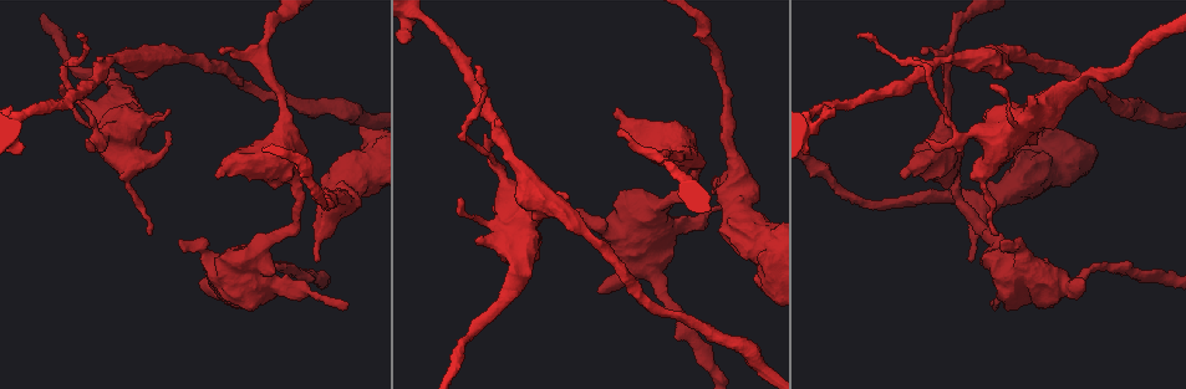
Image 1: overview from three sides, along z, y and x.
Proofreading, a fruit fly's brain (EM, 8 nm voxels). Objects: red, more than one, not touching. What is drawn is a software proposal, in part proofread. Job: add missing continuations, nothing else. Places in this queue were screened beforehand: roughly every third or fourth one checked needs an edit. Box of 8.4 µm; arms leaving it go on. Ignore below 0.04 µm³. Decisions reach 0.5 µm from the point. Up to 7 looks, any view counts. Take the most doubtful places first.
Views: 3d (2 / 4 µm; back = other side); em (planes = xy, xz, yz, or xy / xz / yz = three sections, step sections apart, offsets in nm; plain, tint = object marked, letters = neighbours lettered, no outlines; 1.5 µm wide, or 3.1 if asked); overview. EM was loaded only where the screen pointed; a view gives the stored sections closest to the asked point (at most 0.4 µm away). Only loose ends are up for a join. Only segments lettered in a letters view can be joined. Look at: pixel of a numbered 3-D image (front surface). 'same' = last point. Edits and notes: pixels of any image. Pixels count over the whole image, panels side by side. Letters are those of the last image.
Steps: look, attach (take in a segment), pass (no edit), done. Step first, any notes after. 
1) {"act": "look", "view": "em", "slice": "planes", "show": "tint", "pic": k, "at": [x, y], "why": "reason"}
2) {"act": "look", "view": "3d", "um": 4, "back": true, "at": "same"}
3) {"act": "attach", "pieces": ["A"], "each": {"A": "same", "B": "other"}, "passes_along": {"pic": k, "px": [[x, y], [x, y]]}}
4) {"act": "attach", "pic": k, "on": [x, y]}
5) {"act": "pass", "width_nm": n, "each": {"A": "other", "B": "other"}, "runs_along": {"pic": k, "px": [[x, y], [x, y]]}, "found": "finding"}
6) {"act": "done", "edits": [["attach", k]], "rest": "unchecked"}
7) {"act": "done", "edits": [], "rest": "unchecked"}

{"act": "look", "view": "3d", "um": 2, "pic": 1, "at": [89, 142], "why": "free end"}

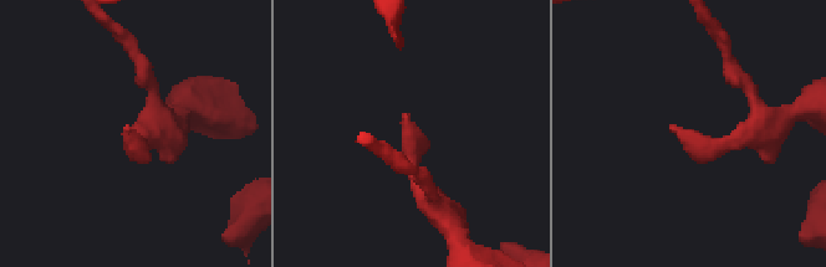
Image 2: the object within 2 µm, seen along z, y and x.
{"act": "look", "view": "em", "slice": "planes", "show": "tint", "pic": 2, "at": [407, 116]}

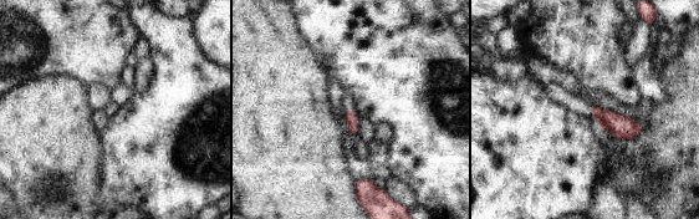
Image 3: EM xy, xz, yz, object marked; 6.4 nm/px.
{"act": "look", "view": "em", "slice": "planes", "show": "letters", "at": "same"}

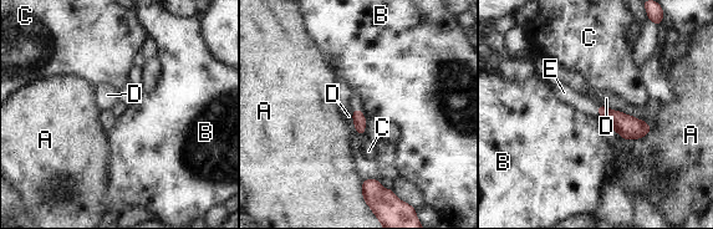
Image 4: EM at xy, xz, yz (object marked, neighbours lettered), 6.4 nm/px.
{"act": "attach", "pieces": ["E"], "each": {"A": "other", "B": "other", "C": "other", "D": "other", "E": "same"}, "passes_along": {"pic": 4, "px": [[358, 120], [360, 108], [354, 101]]}, "found": "the neuron continues"}

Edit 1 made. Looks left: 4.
{"act": "look", "view": "3d", "um": 4, "pic": 1, "at": [713, 177], "why": "free end"}

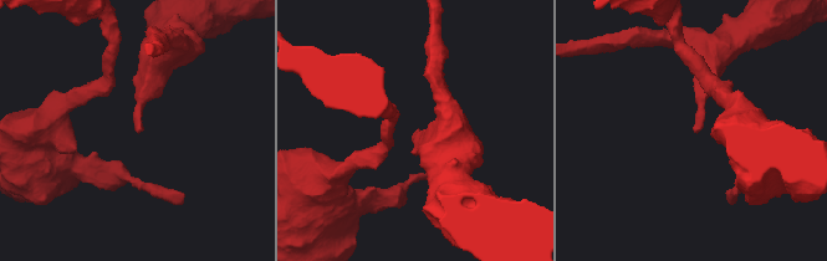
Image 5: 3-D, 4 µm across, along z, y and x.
{"act": "look", "view": "em", "slice": "planes", "show": "letters", "pic": 5, "at": [138, 131], "why": "shape alone is not enough"}

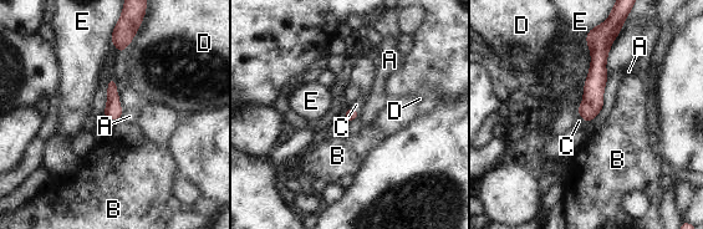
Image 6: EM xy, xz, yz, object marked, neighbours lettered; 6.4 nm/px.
{"act": "attach", "pieces": ["C"], "each": {"A": "other", "B": "other", "C": "same", "D": "other", "E": "other"}, "passes_along": {"pic": 6, "px": [[350, 115], [355, 111], [356, 105]]}, "found": "the neuron continues"}

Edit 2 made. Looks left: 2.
{"act": "look", "view": "em", "slice": "planes", "show": "letters", "pic": 1, "at": [151, 232], "why": "an open end"}

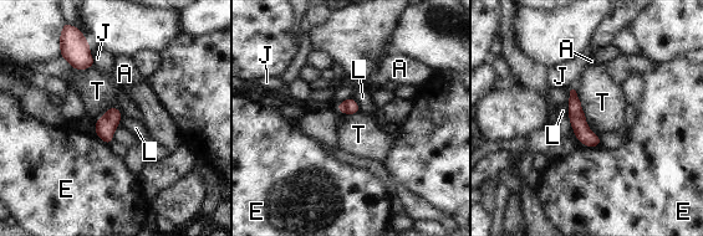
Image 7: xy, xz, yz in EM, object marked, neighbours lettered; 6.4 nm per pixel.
{"act": "pass", "each": {"A": "other", "E": "other", "J": "other", "L": "other", "T": "other"}, "found": "none of them fits"}

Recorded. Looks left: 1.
{"act": "done", "edits": [["attach", 4], ["attach", 6]], "rest": "unchecked"}

